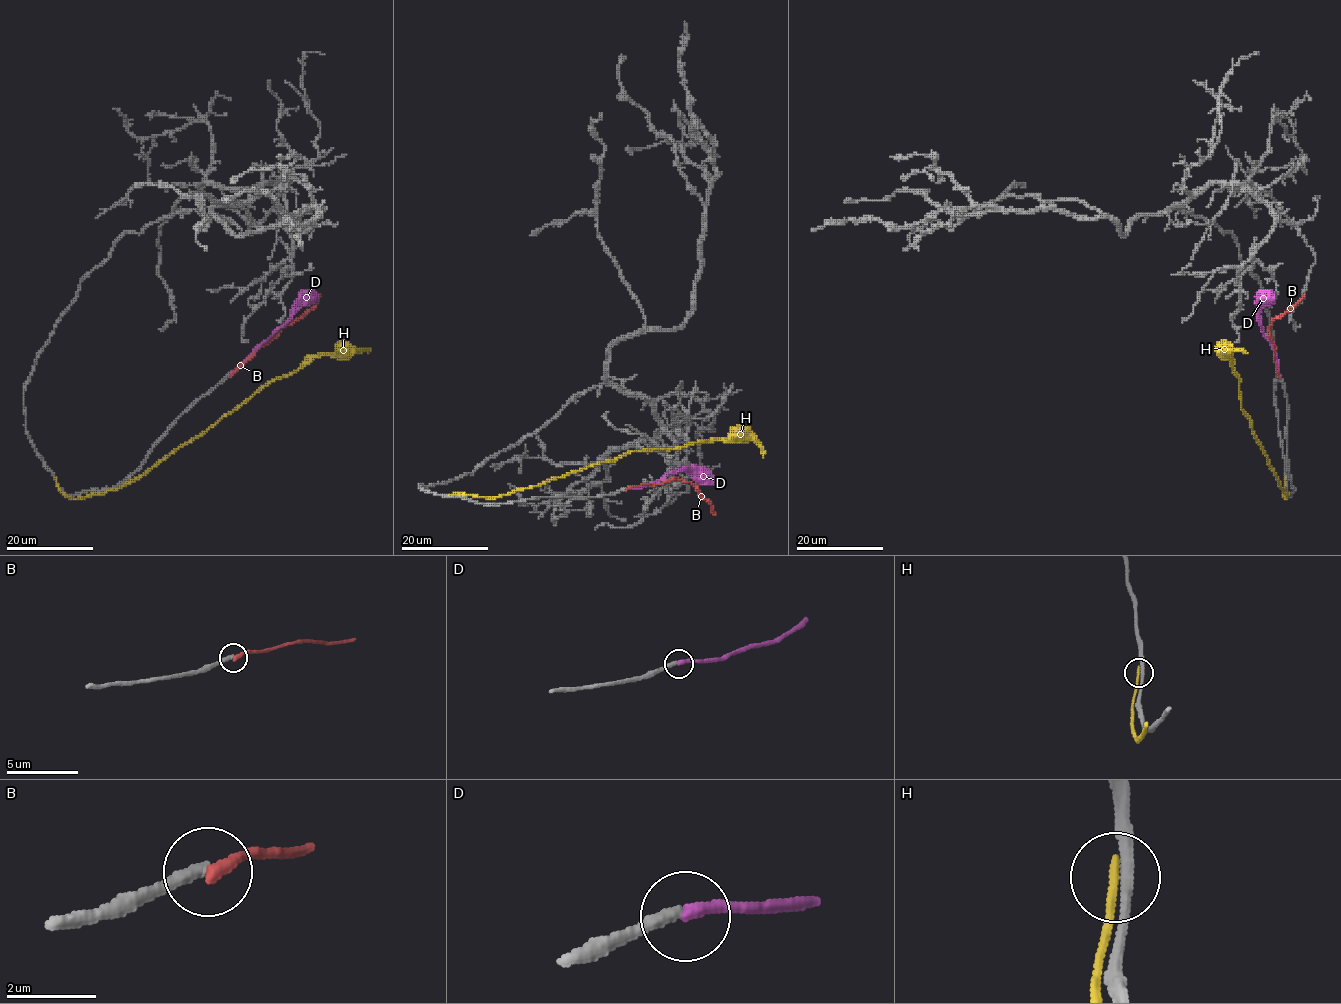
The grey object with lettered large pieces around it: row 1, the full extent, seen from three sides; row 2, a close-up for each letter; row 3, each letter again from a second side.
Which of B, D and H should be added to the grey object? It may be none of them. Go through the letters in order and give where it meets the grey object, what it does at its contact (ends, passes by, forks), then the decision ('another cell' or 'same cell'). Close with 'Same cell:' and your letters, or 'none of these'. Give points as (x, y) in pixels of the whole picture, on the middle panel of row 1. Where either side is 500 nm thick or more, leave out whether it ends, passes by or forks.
B: (625, 489) | it ends | another cell
D: (625, 489) | it ends | same cell
H: (451, 495) | it ends | another cell
Same cell: D

